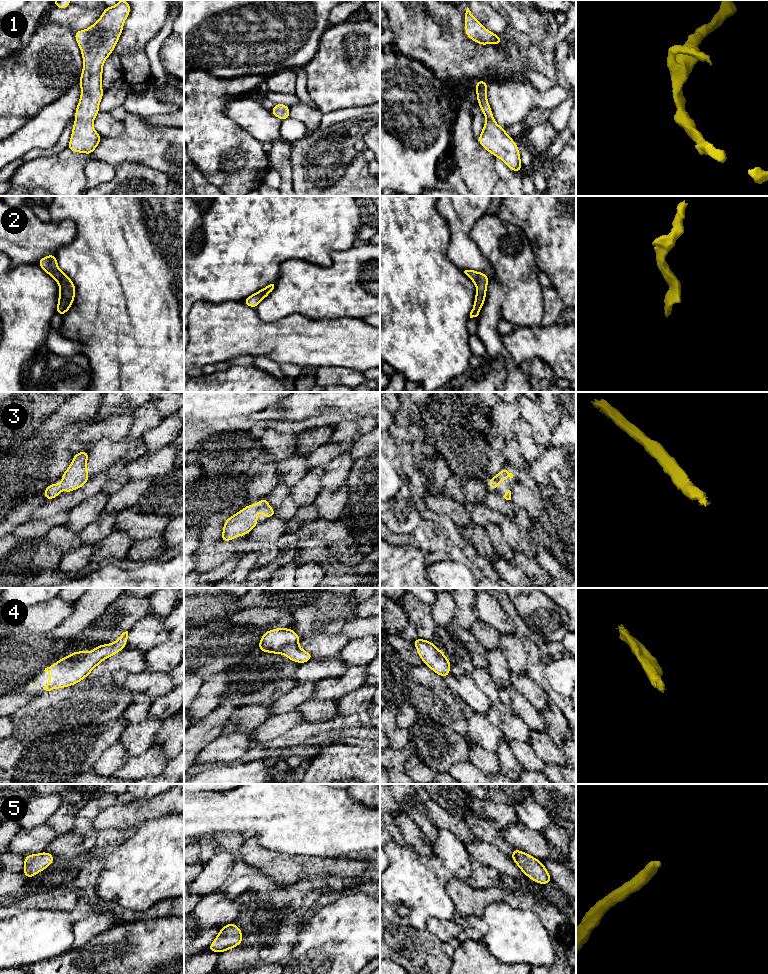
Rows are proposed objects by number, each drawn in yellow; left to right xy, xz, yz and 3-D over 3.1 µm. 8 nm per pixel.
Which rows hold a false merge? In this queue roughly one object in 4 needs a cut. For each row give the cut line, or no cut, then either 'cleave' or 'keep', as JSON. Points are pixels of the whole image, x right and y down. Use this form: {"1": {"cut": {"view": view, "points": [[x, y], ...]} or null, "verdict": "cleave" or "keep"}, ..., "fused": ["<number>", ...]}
{"1": {"cut": null, "verdict": "keep"}, "2": {"cut": null, "verdict": "keep"}, "3": {"cut": null, "verdict": "keep"}, "4": {"cut": null, "verdict": "keep"}, "5": {"cut": null, "verdict": "keep"}, "fused": []}

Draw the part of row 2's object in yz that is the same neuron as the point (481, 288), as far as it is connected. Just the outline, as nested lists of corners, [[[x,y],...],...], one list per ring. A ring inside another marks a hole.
[[[465,270],[464,273],[476,286],[474,305],[470,312],[470,318],[473,318],[479,315],[481,308],[485,303],[489,278],[487,274],[474,270]]]

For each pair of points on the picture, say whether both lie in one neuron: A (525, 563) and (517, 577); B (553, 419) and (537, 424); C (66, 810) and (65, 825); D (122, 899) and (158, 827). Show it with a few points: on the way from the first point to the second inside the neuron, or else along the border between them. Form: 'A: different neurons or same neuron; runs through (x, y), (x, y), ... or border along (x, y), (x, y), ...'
A: different neurons; border along (514, 563), (529, 577)
B: different neurons; border along (544, 415), (545, 422), (550, 429)
C: same neuron; runs through (66, 814), (65, 821)
D: same neuron; runs through (133, 881), (158, 856), (158, 845)

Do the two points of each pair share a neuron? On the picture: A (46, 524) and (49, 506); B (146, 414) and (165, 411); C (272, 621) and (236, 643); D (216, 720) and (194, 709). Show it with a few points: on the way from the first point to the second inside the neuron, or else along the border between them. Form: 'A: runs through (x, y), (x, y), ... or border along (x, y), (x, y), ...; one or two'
A: border along (69, 510), (63, 510), (47, 517), (31, 519); two
B: border along (152, 402), (162, 419); two
C: border along (237, 624), (251, 624), (263, 632); two
D: border along (219, 705), (194, 724); two

